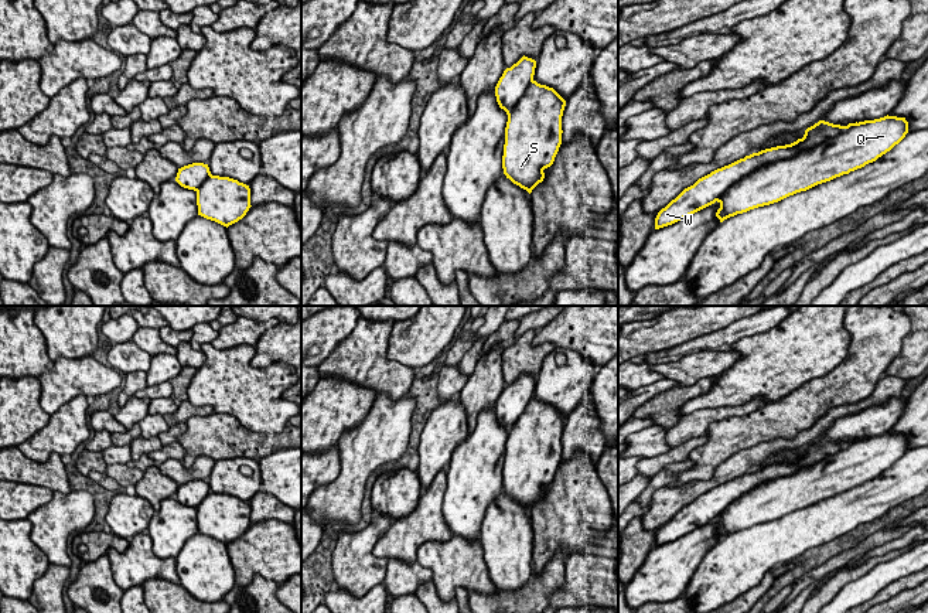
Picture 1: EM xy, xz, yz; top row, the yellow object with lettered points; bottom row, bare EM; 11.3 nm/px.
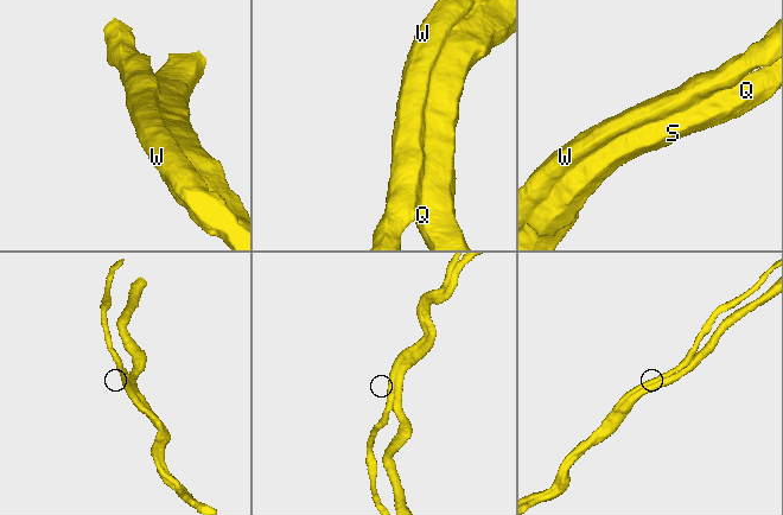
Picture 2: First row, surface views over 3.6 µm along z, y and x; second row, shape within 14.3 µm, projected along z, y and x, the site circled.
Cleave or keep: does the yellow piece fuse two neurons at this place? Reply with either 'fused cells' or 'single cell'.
fused cells

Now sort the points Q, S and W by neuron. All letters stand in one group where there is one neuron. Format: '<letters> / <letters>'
Q S / W

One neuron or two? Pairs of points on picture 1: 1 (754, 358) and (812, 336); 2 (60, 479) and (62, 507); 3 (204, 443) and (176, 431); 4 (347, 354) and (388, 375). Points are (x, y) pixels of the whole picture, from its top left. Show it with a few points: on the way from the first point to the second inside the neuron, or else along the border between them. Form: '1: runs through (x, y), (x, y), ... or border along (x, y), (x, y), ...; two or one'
1: runs through (768, 358), (784, 358), (798, 350); one
2: border along (54, 490), (71, 491); two
3: border along (186, 422), (186, 431), (177, 440); two
4: runs through (357, 358), (361, 358), (378, 373); one

